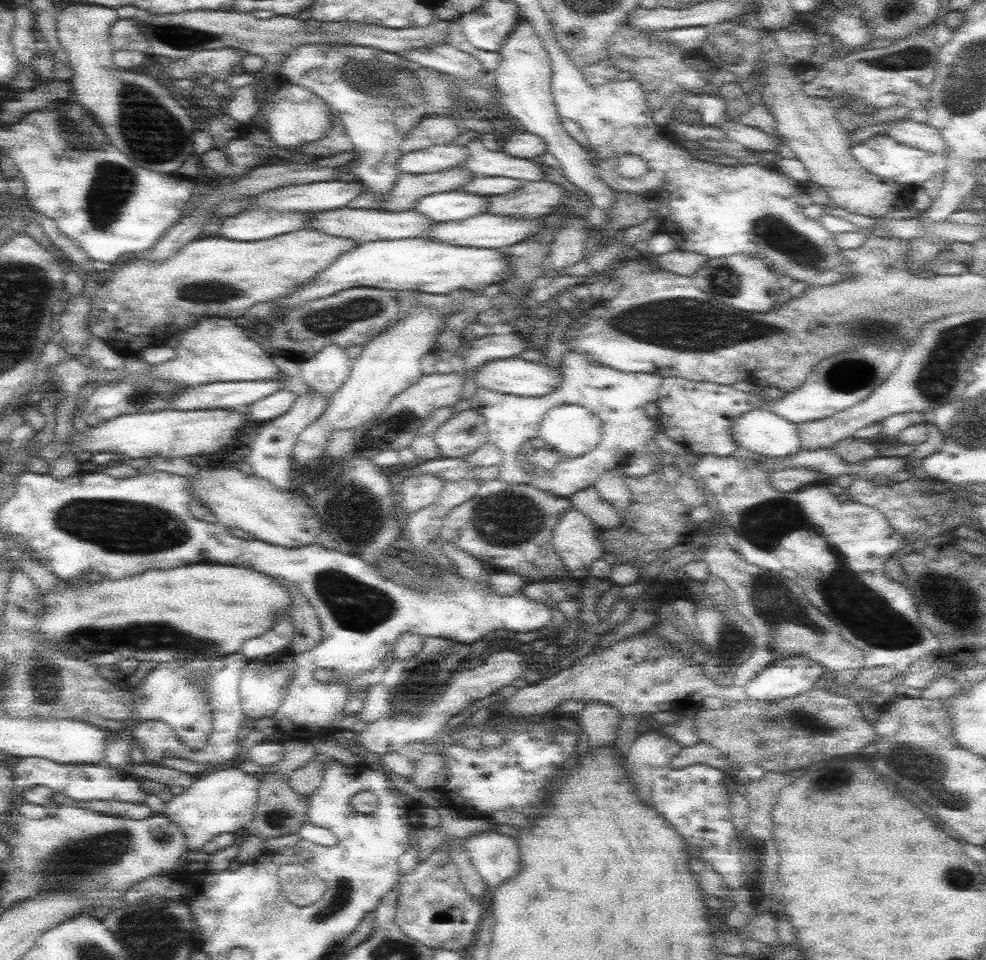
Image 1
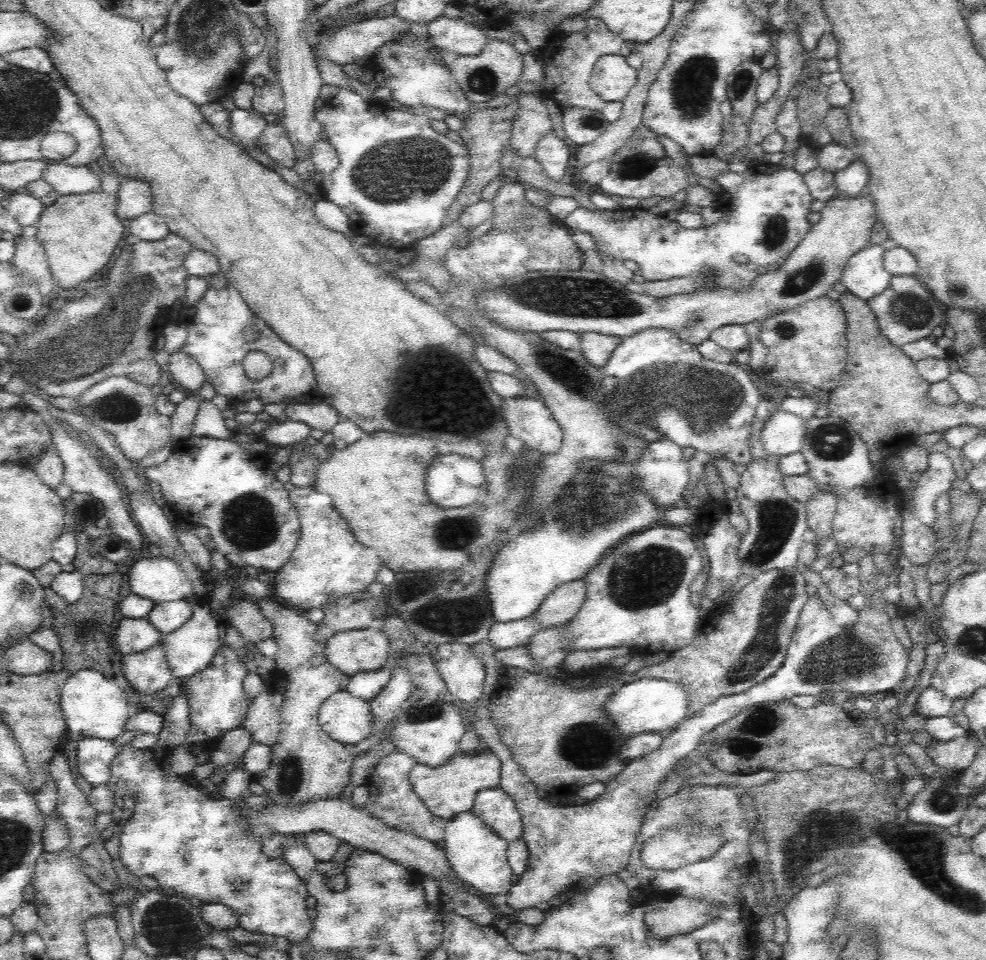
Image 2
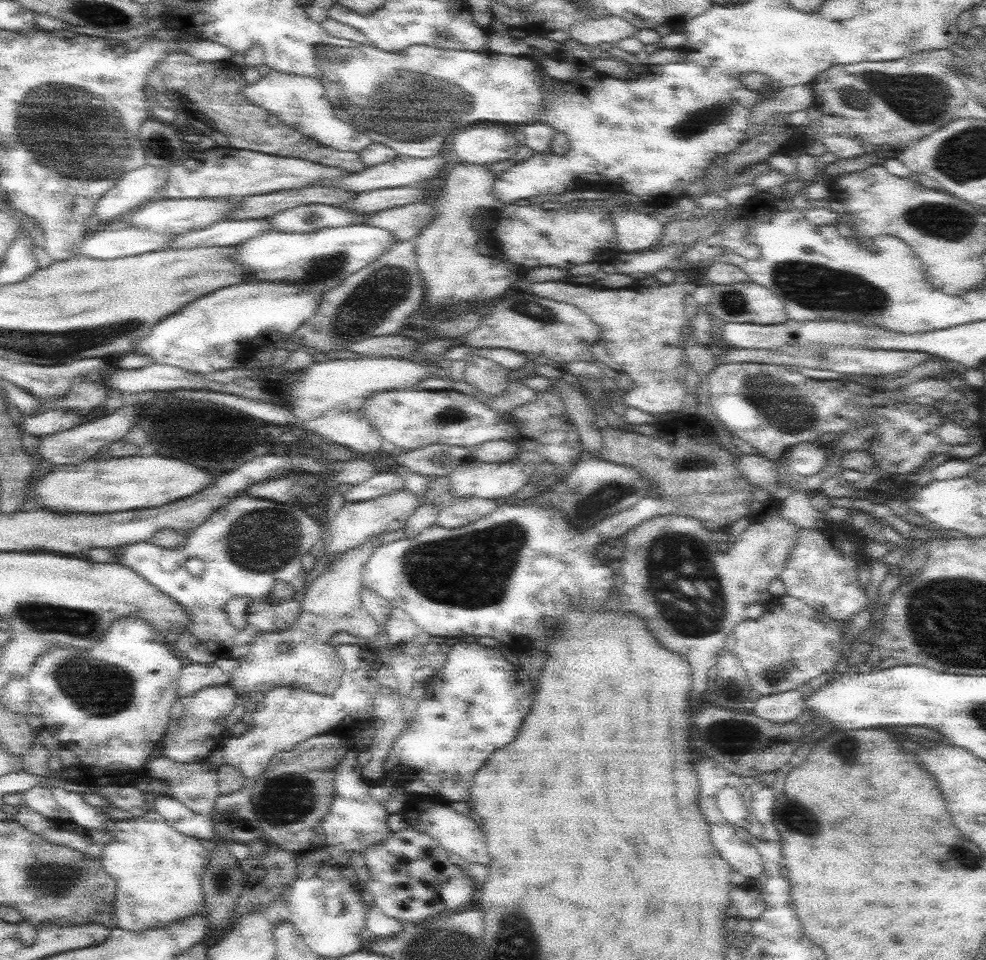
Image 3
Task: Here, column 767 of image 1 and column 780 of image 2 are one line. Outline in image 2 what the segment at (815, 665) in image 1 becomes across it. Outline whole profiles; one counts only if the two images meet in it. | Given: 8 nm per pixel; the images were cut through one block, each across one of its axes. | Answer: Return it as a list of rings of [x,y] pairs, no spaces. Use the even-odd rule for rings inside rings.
[[[809,597],[802,607],[780,670],[746,692],[721,696],[708,703],[700,712],[683,721],[682,726],[668,738],[664,738],[658,750],[628,762],[616,780],[608,782],[608,788],[600,796],[572,806],[556,806],[538,796],[537,785],[519,769],[512,753],[501,741],[501,732],[490,715],[490,700],[475,707],[474,712],[470,713],[471,725],[477,737],[500,759],[498,787],[516,803],[523,824],[522,837],[529,852],[526,870],[507,892],[508,906],[516,911],[532,908],[542,902],[550,902],[580,880],[595,878],[598,881],[608,875],[617,875],[627,866],[646,806],[656,798],[660,784],[670,772],[675,772],[680,760],[696,752],[696,746],[704,734],[746,708],[764,702],[778,702],[796,694],[834,694],[840,690],[856,697],[866,692],[896,692],[906,677],[910,650],[894,637],[890,626],[892,613],[891,609],[866,608],[858,614],[854,626],[844,628],[834,622],[820,598]]]

